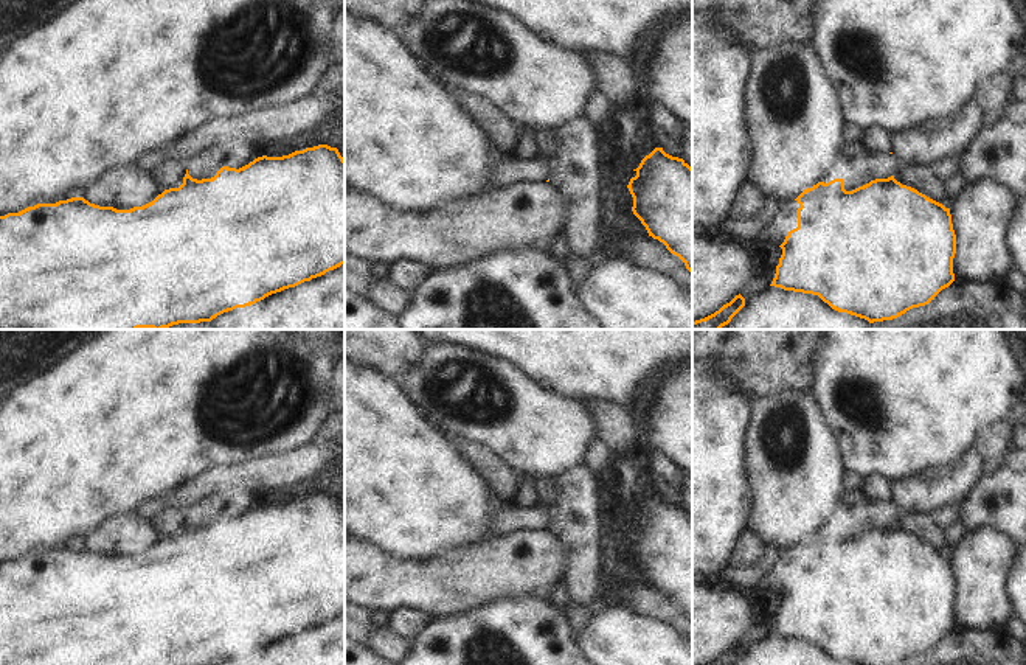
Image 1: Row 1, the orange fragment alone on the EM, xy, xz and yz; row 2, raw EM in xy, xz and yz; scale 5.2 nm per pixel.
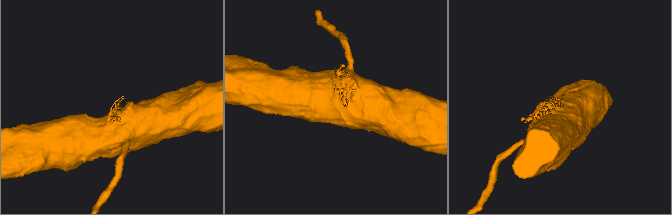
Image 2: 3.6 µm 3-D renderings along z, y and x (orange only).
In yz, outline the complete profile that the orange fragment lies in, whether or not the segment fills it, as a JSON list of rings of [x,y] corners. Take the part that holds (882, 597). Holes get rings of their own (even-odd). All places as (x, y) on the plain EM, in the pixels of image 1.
[[[894,524],[871,528],[852,539],[844,538],[843,527],[834,527],[827,531],[818,530],[812,536],[804,538],[795,548],[799,552],[798,575],[790,578],[784,590],[779,594],[782,597],[782,603],[770,634],[818,643],[832,657],[855,665],[899,665],[913,656],[928,653],[942,637],[948,635],[955,629],[953,606],[956,601],[956,583],[951,572],[950,556],[945,556],[942,552],[927,545],[911,534],[902,533],[894,527]]]

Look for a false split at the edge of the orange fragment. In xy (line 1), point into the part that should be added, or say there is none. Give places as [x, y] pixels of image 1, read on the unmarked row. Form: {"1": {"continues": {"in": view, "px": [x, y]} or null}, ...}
{"1": {"continues": null}}

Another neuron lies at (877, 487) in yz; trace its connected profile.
[[[872,474],[866,479],[866,485],[863,493],[877,502],[889,502],[893,500],[893,485],[889,480],[882,474]]]

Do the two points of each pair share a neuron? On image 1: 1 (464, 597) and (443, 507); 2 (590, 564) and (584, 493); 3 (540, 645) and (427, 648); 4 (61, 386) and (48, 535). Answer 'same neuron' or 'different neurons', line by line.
1: different neurons
2: same neuron
3: same neuron
4: same neuron

